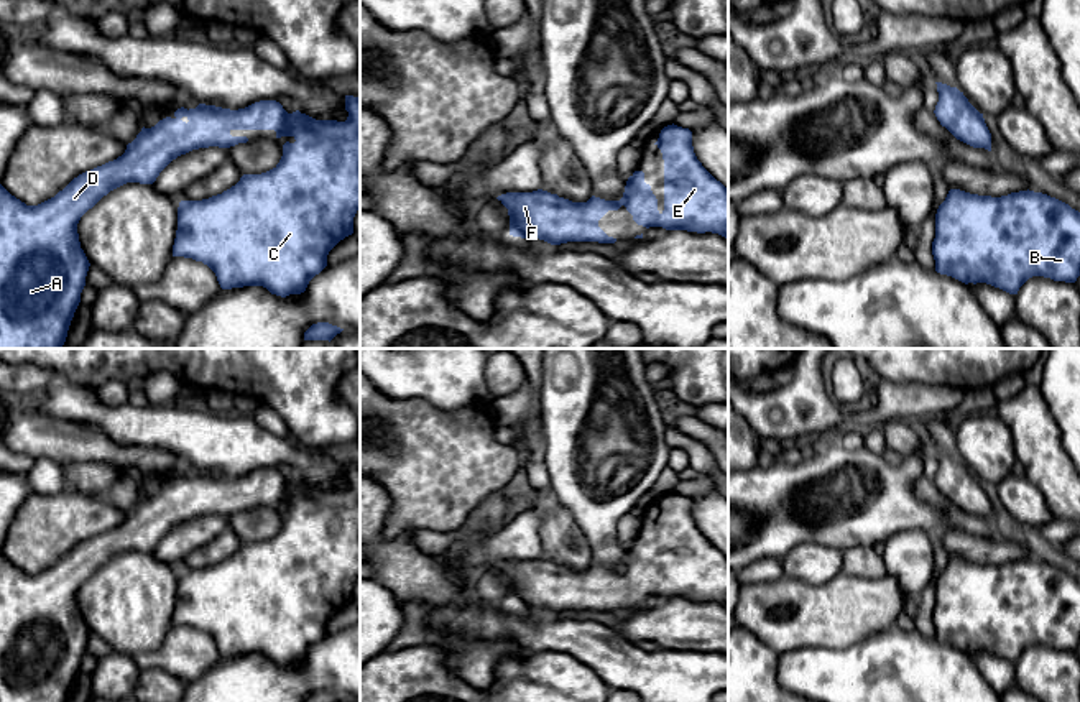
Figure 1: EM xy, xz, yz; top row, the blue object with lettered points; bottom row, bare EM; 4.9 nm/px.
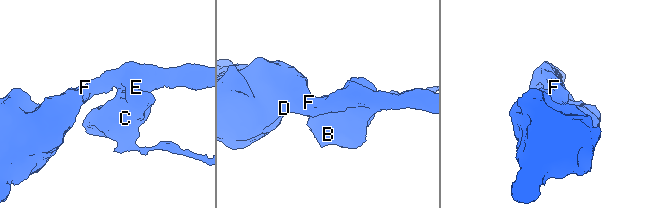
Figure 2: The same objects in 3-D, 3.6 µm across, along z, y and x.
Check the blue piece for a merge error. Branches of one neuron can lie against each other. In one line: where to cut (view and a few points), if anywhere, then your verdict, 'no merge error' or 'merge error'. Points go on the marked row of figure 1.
no cut; no merge error

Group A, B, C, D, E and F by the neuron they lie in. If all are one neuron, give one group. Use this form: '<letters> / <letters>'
A B C D E F

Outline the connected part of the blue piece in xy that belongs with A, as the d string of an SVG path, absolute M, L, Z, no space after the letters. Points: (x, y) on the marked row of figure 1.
M345 95L345 110L348 112L348 117L345 122L337 120L316 120L306 113L301 113L299 110L288 113L283 105L276 100L260 100L255 102L245 109L230 110L222 109L215 105L205 105L199 104L196 109L178 109L174 112L174 117L166 117L159 120L151 128L141 128L141 132L136 135L136 138L127 145L127 150L122 156L118 156L113 161L108 161L102 166L97 166L90 171L85 171L74 178L62 191L59 191L54 197L38 204L38 206L26 206L15 196L12 196L2 184L0 184L0 349L61 349L66 342L67 330L71 326L71 321L74 317L74 312L81 303L81 293L85 286L85 276L89 271L89 260L81 248L79 233L77 233L77 224L81 217L92 209L104 196L107 196L110 191L127 184L127 182L140 182L140 184L153 184L159 173L178 156L186 155L192 150L199 148L209 148L209 146L219 146L219 148L230 148L238 143L247 143L247 136L232 136L232 130L275 130L276 138L281 136L293 136L296 141L289 143L286 141L283 145L283 156L279 163L261 174L243 174L240 181L232 186L230 189L224 191L222 194L212 196L209 199L202 201L181 201L178 207L178 230L176 238L173 245L173 256L184 256L192 258L196 261L202 261L207 265L217 276L217 281L222 289L232 289L232 288L243 288L243 286L263 286L271 294L286 298L289 294L301 294L306 291L309 281L319 275L327 266L327 255L329 252L345 237L353 233L353 217L357 210L360 209L360 97Z

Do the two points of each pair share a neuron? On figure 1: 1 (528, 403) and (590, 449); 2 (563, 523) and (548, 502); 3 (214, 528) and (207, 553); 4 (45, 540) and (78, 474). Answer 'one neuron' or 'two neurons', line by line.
1: two neurons
2: one neuron
3: two neurons
4: two neurons

